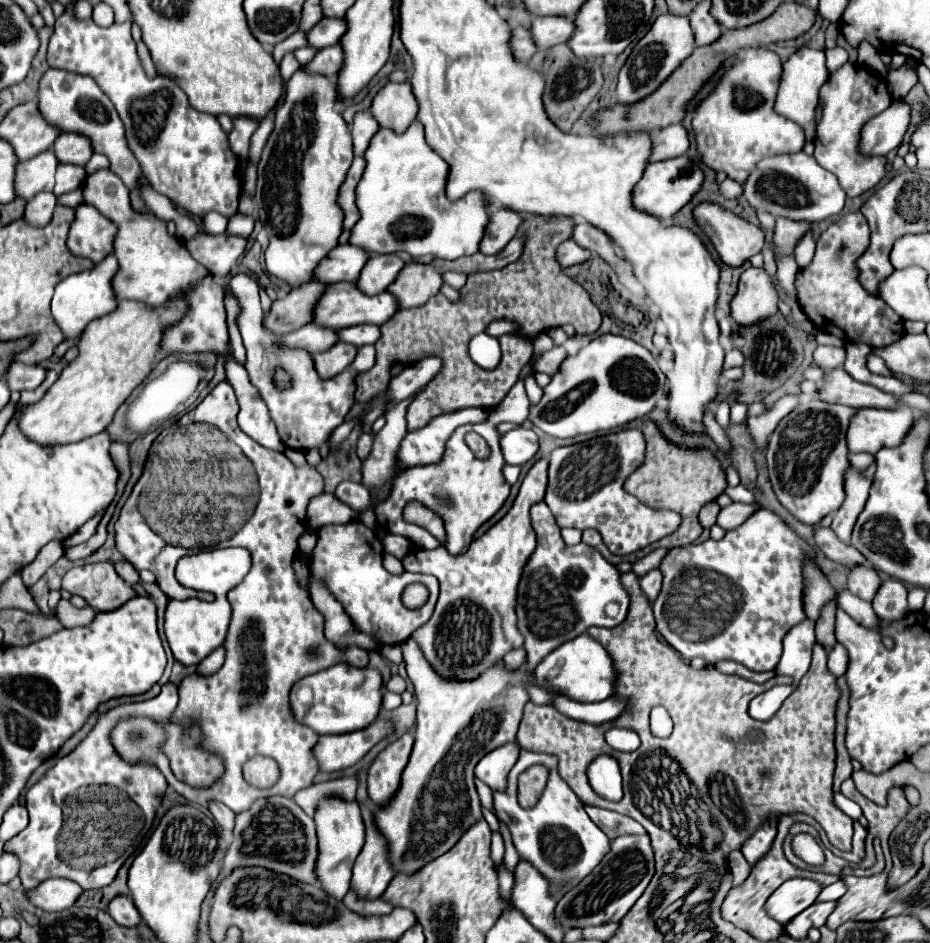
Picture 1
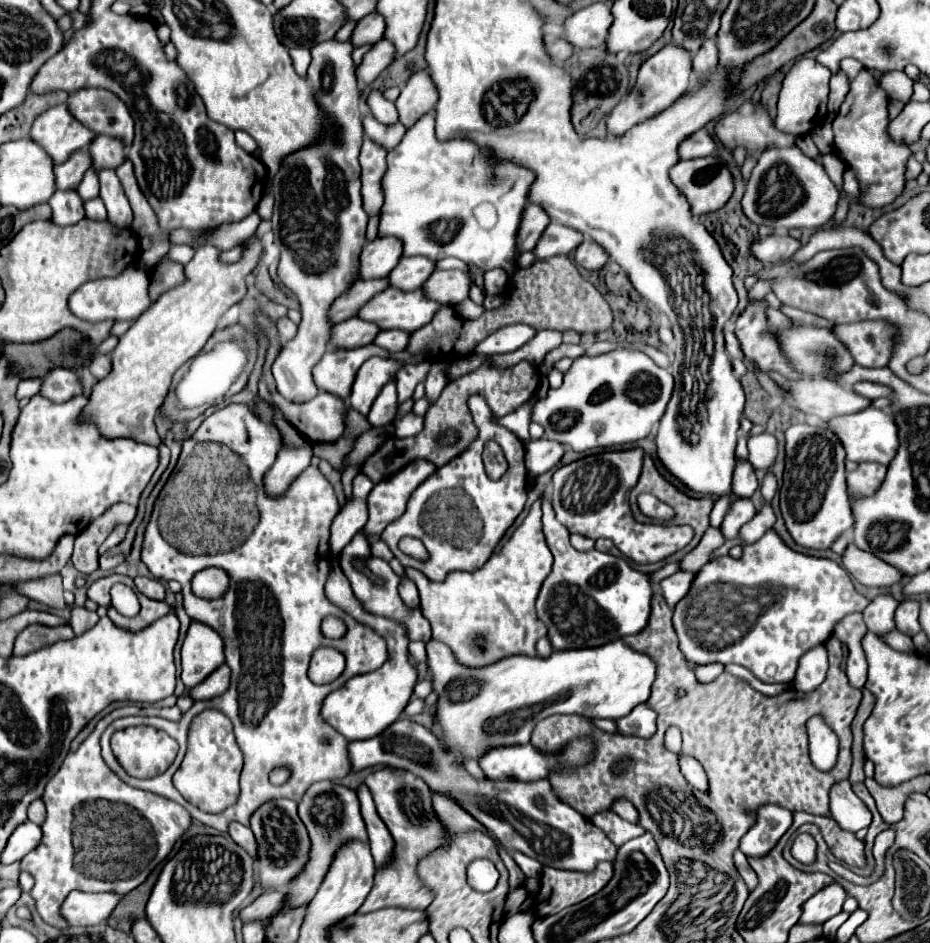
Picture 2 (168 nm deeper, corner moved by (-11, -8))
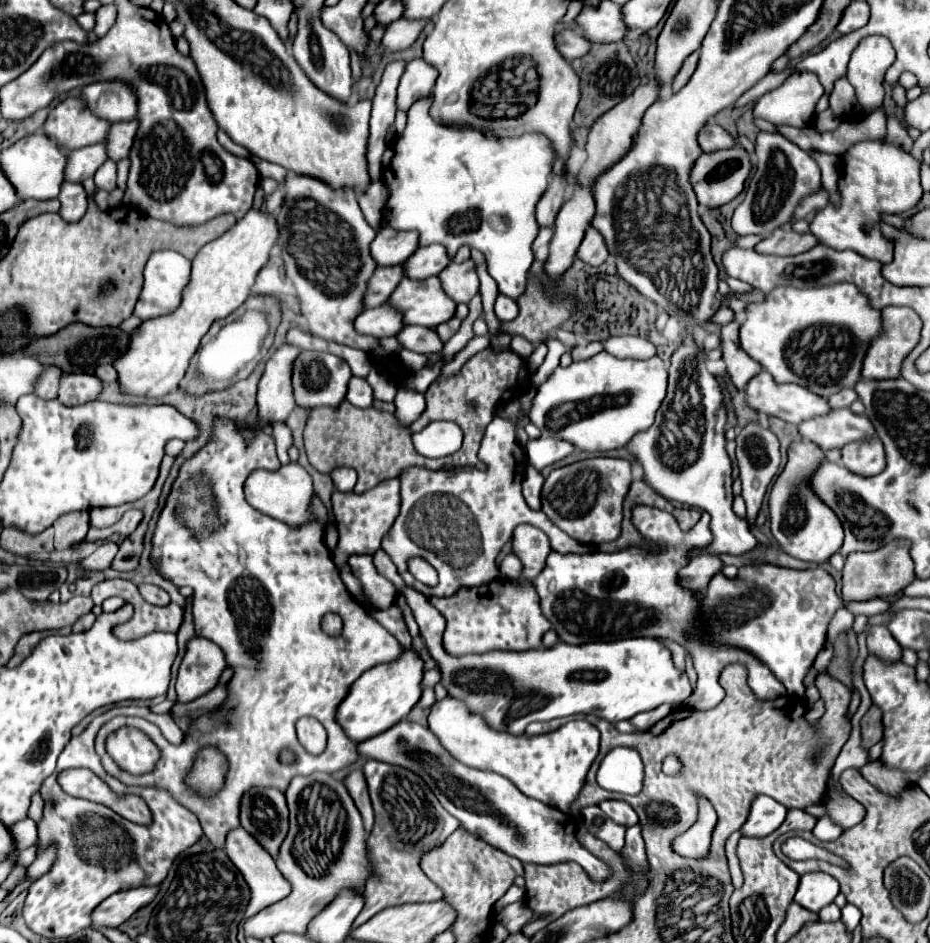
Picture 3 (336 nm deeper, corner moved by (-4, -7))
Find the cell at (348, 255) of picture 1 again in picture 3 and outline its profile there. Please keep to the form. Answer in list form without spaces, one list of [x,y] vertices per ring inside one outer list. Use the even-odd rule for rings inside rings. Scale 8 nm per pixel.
[[[385,227],[371,243],[371,255],[379,265],[399,265],[419,249],[417,231],[397,231]]]

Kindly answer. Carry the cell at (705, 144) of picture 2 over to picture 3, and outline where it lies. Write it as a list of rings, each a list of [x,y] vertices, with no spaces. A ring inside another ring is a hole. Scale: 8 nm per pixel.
[[[711,121],[701,129],[699,145],[705,153],[709,153],[709,151],[717,151],[717,149],[729,149],[735,145],[735,141],[729,135],[729,131],[725,131],[721,125]]]

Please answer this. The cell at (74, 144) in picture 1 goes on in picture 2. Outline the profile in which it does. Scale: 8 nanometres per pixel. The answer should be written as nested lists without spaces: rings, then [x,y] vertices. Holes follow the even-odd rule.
[[[96,136],[88,146],[88,154],[92,156],[92,168],[94,170],[115,169],[126,158],[124,144],[116,138],[110,138],[110,136]]]

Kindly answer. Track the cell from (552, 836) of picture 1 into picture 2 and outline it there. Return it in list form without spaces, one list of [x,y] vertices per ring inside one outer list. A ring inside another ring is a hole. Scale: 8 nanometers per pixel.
[[[400,718],[382,734],[370,740],[358,740],[348,744],[352,772],[364,768],[386,764],[394,768],[404,768],[420,776],[434,792],[446,792],[462,802],[462,806],[480,820],[508,850],[520,850],[530,858],[540,860],[546,866],[560,870],[592,872],[600,862],[614,860],[618,848],[596,828],[590,818],[576,812],[570,804],[560,802],[550,780],[542,778],[536,782],[476,782],[466,770],[458,768],[452,756],[446,754],[446,748],[440,744],[436,734],[412,720]],[[542,796],[546,806],[544,810],[534,806],[534,798]]]

